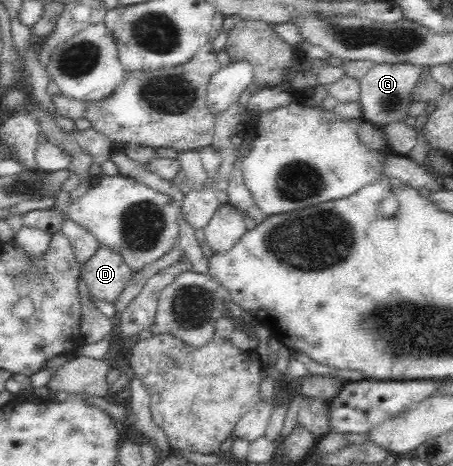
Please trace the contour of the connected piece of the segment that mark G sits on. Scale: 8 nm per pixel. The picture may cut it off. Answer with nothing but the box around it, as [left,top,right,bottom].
[359,63,424,128]

